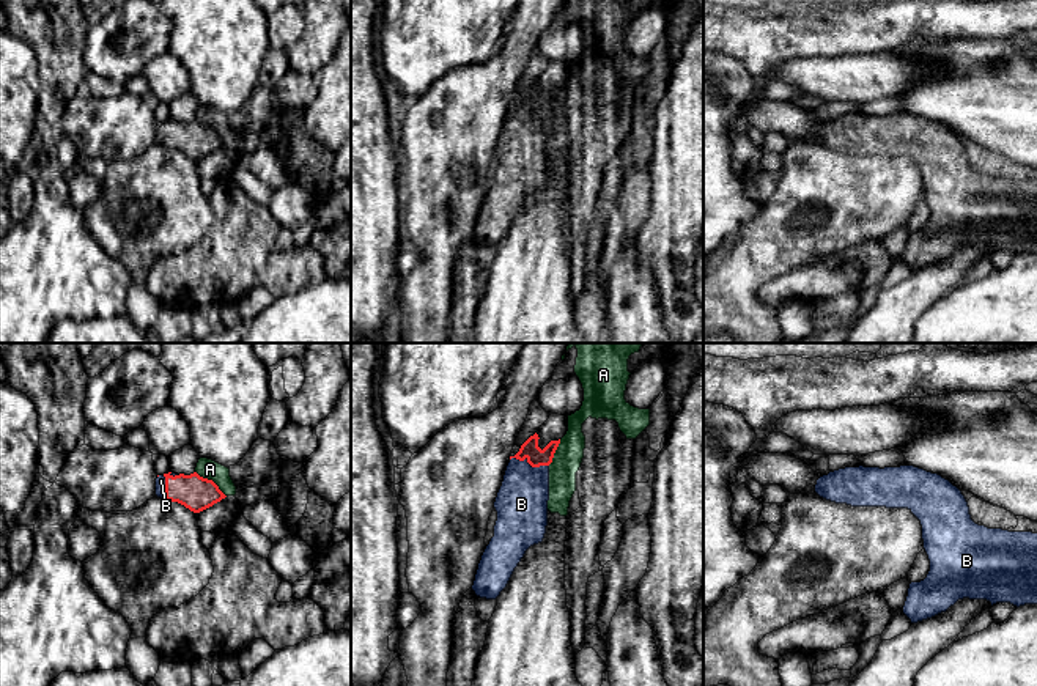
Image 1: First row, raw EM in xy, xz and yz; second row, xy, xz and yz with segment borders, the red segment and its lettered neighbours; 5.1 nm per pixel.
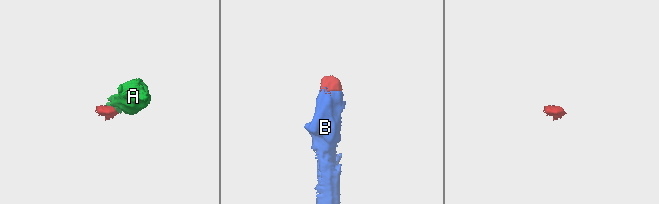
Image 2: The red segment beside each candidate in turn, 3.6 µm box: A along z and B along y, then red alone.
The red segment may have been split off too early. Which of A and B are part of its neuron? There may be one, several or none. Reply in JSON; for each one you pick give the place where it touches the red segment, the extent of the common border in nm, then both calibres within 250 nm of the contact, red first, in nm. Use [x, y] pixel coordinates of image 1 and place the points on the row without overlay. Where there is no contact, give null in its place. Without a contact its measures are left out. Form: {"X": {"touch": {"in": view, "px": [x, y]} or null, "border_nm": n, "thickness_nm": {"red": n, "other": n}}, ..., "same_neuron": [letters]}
{"B": {"touch": {"in": "xz", "px": [529, 110]}, "border_nm": 200, "thickness_nm": {"red": 100, "other": 260}}, "same_neuron": ["B"]}

